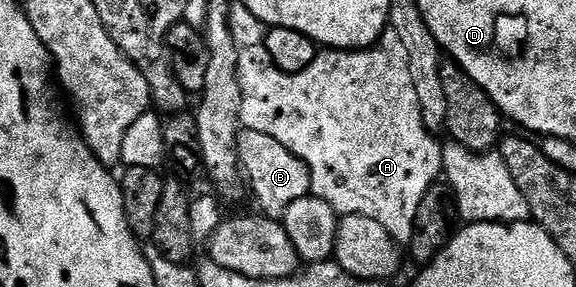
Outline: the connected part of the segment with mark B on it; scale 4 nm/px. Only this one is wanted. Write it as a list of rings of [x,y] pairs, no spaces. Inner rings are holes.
[[[251,128],[239,131],[238,160],[242,163],[249,189],[251,186],[259,206],[263,208],[259,209],[267,217],[280,218],[294,202],[311,195],[310,167],[268,134],[260,134]]]

